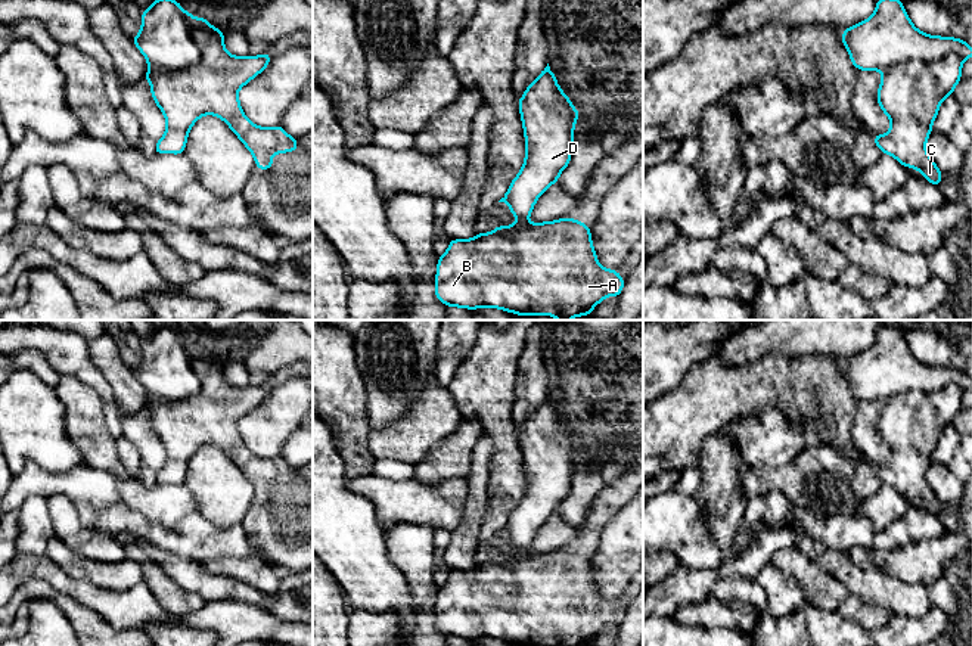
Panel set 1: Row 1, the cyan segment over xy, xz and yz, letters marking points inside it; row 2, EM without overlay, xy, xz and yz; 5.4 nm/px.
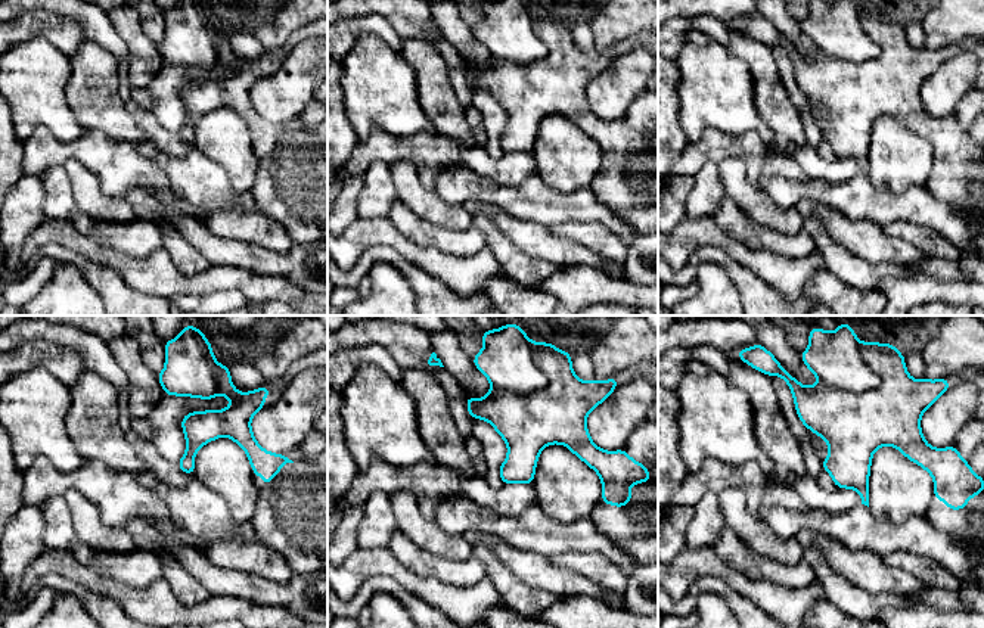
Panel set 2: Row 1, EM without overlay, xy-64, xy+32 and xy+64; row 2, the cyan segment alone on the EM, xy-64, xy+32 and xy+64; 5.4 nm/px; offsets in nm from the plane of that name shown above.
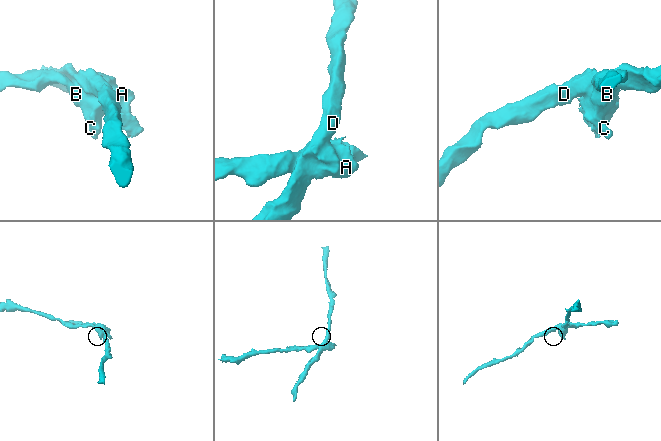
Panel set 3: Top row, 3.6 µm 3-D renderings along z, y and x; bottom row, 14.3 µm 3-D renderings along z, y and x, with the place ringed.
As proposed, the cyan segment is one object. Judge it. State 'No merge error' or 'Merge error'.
Merge error

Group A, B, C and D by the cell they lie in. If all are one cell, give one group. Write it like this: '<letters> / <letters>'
A B C / D

